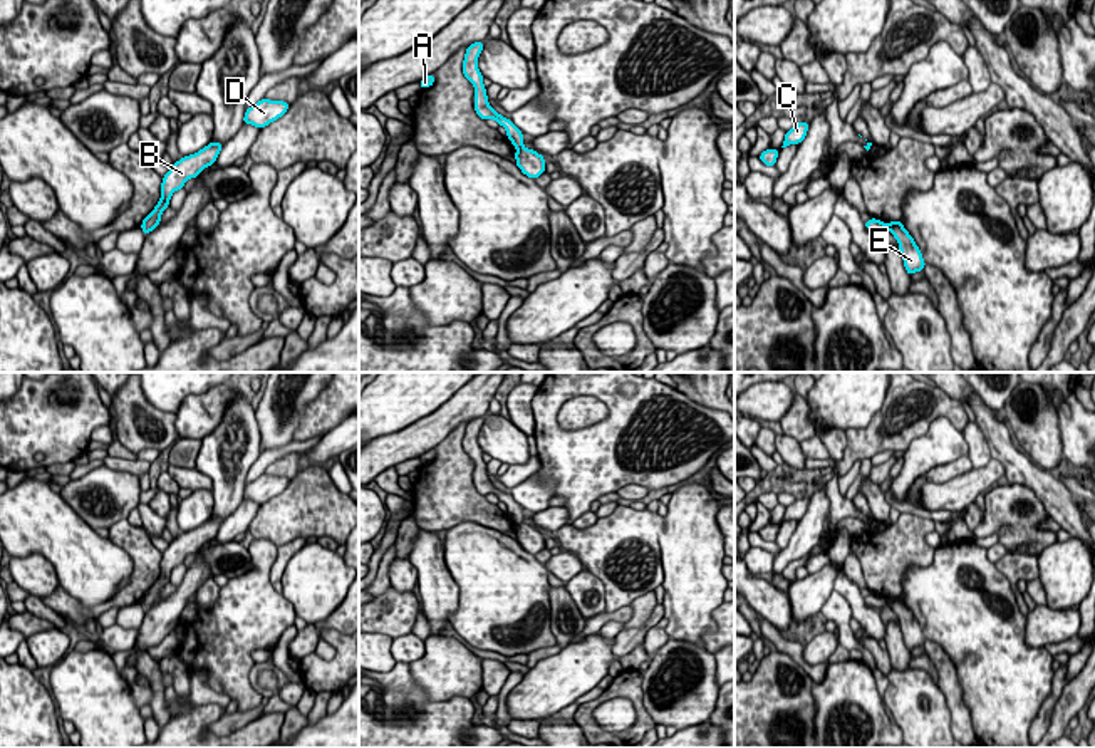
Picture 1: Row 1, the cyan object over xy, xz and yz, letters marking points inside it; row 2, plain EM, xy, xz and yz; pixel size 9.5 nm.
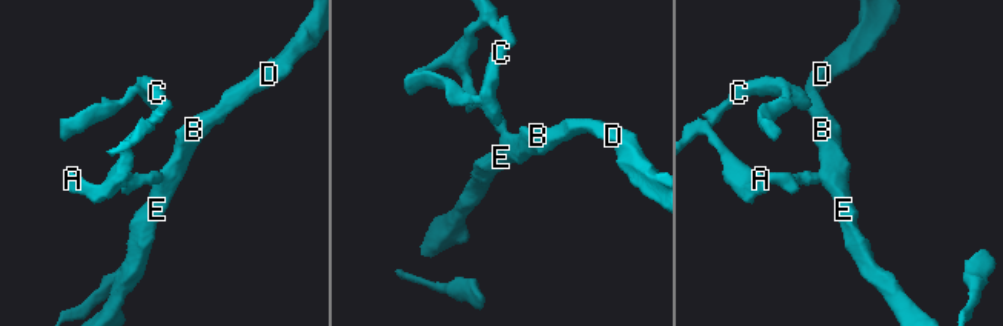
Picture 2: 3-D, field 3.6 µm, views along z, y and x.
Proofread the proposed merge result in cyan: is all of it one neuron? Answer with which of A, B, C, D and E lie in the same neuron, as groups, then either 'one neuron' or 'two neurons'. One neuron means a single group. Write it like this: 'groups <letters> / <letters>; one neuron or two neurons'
groups A C / B D E; two neurons

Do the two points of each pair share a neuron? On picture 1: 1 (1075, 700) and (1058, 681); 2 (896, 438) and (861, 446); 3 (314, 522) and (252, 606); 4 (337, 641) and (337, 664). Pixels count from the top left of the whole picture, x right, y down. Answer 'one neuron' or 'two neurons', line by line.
1: two neurons
2: one neuron
3: two neurons
4: one neuron

